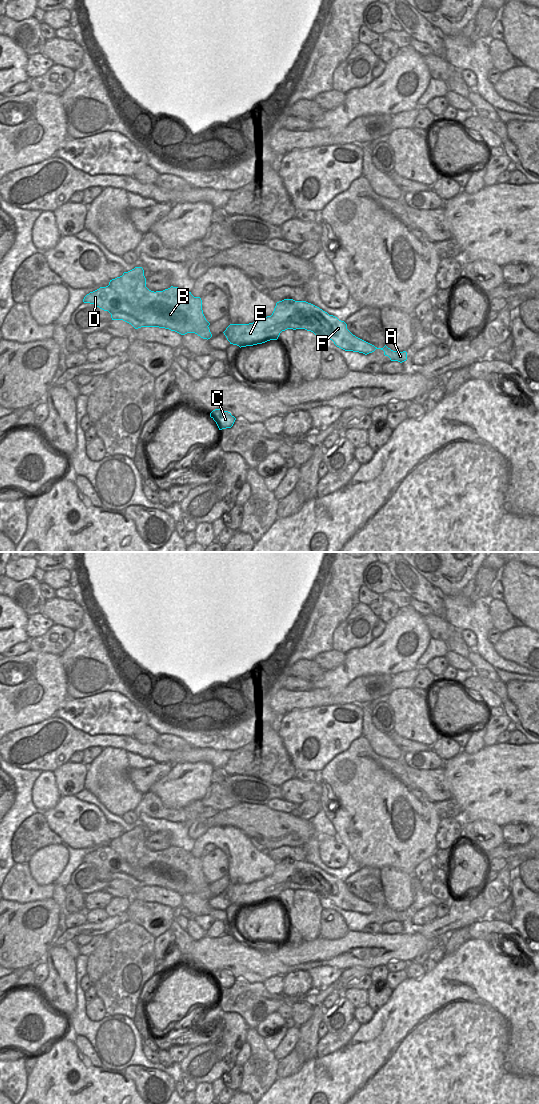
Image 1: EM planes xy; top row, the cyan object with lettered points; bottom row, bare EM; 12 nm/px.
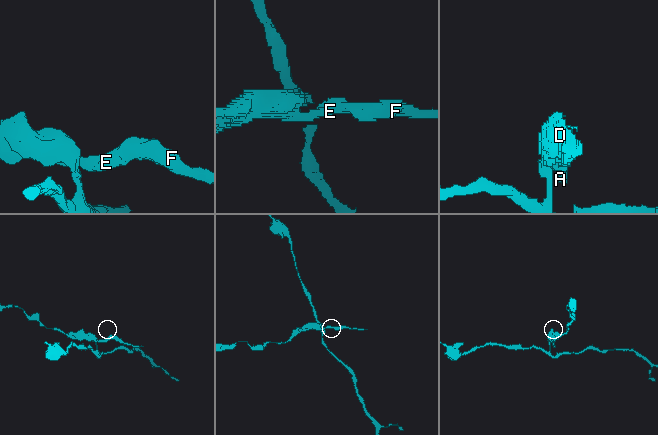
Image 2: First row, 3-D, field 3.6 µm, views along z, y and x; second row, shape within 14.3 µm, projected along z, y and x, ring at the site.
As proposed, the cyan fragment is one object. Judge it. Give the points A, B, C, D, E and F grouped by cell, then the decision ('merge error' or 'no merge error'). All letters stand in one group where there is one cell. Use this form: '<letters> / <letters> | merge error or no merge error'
A B D E F / C | merge error

